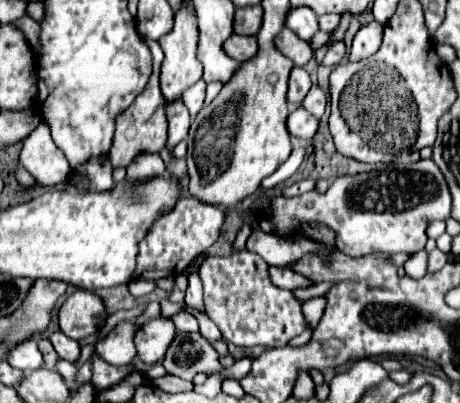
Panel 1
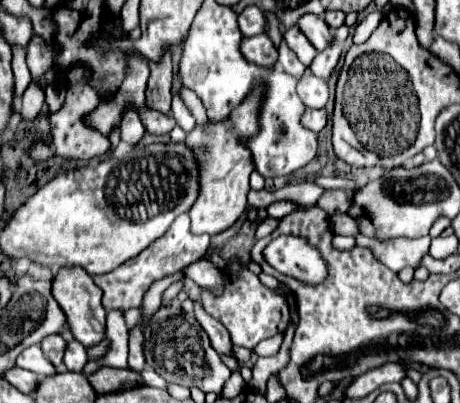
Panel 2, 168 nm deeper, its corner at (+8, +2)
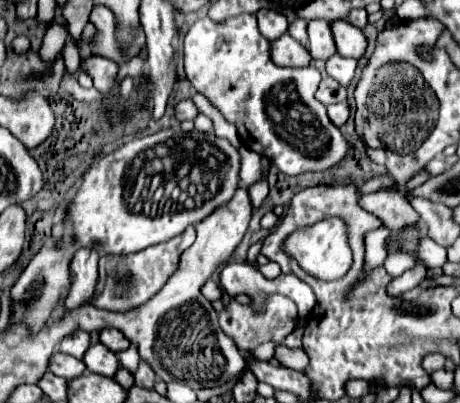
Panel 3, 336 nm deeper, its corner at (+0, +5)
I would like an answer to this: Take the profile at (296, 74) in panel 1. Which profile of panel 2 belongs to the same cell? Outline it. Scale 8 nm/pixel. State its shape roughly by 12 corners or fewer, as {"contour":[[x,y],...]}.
{"contour":[[284,36],[278,46],[280,64],[292,76],[304,74],[304,64],[288,48]]}

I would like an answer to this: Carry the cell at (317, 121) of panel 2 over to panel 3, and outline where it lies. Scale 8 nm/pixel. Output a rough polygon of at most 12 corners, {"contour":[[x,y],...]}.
{"contour":[[346,101],[328,105],[328,117],[336,127],[348,119]]}

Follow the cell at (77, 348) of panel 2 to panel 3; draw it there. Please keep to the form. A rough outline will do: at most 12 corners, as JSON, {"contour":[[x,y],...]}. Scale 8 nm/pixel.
{"contour":[[100,343],[90,345],[82,361],[92,373],[112,377],[116,355]]}

